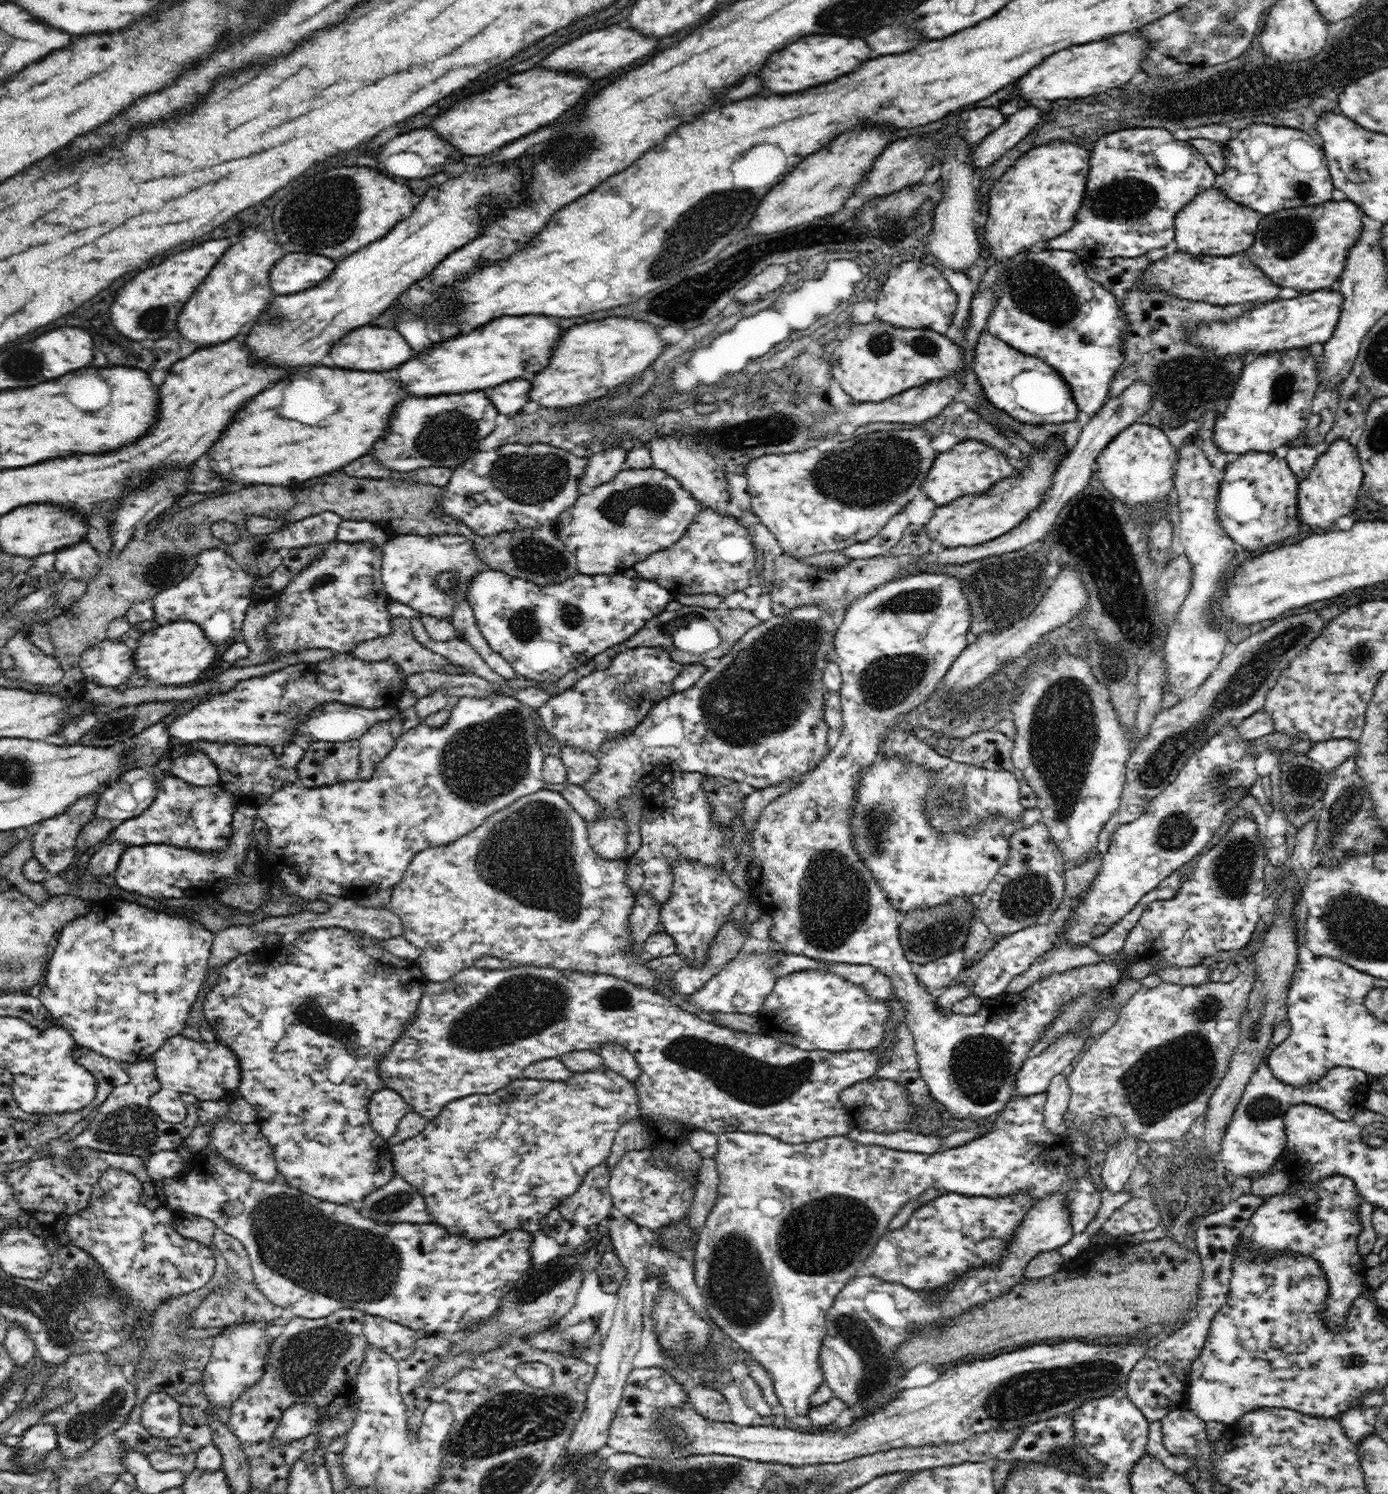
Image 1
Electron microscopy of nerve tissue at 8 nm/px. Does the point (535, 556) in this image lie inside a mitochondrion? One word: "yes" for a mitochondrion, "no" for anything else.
yes

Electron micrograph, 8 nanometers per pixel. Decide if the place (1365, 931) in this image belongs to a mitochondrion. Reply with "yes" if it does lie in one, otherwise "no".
yes

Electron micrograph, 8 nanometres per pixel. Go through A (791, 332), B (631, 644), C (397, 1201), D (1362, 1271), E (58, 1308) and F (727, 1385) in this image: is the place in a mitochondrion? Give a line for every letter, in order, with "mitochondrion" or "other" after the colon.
A: other
B: other
C: mitochondrion
D: other
E: mitochondrion
F: other

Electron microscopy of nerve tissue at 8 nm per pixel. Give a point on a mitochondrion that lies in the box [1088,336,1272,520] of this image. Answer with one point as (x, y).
(1185, 385)

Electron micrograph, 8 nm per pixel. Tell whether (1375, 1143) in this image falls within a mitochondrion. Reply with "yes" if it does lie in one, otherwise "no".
yes

